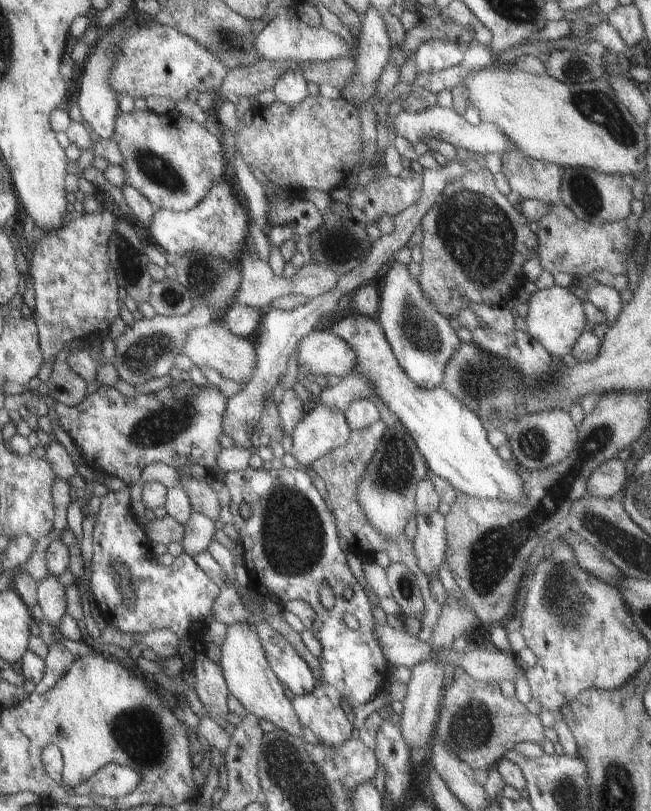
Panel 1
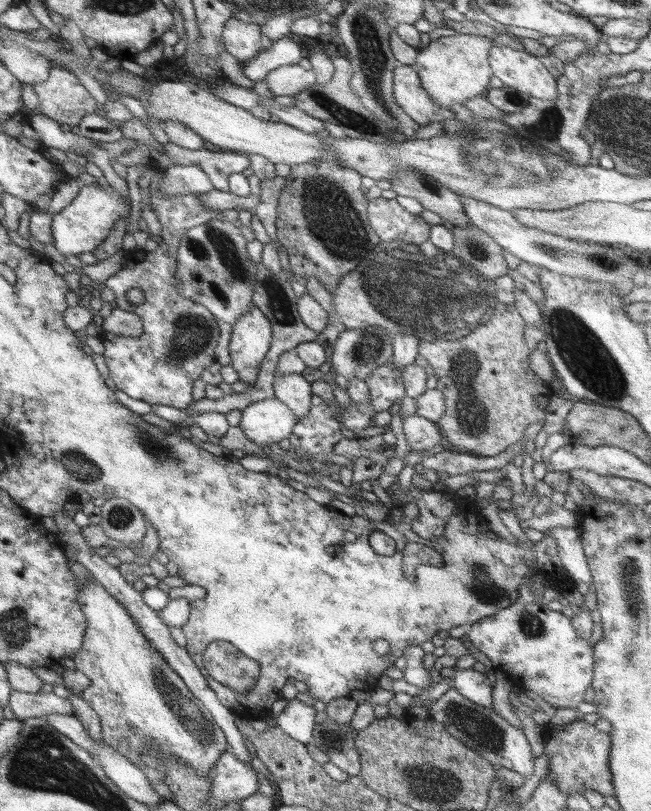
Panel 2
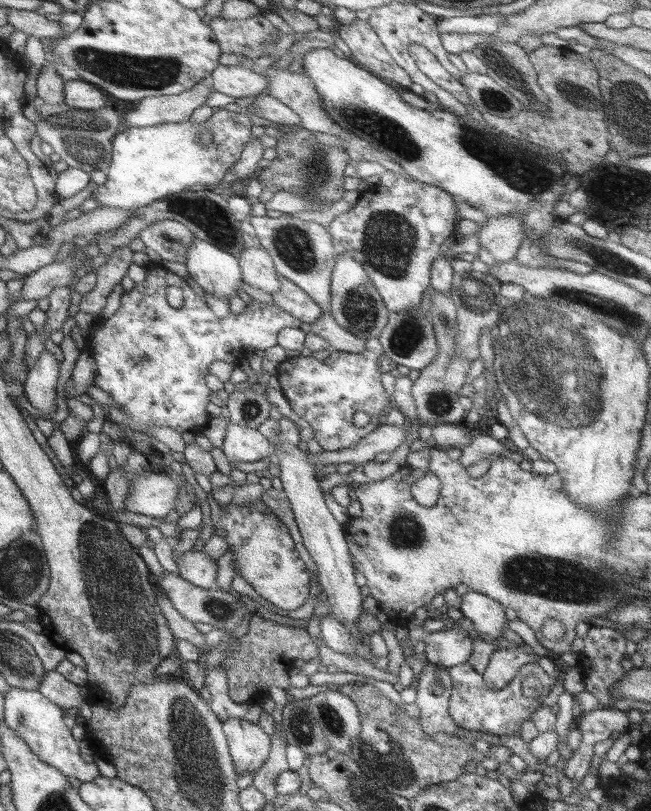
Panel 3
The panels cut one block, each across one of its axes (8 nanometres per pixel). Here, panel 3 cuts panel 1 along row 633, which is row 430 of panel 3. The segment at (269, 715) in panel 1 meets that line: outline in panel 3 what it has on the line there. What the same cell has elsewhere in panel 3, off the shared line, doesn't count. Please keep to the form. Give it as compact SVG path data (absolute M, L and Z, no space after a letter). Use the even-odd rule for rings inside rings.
M227 426L221 446L231 468L241 462L257 462L271 454L271 442L247 426Z

